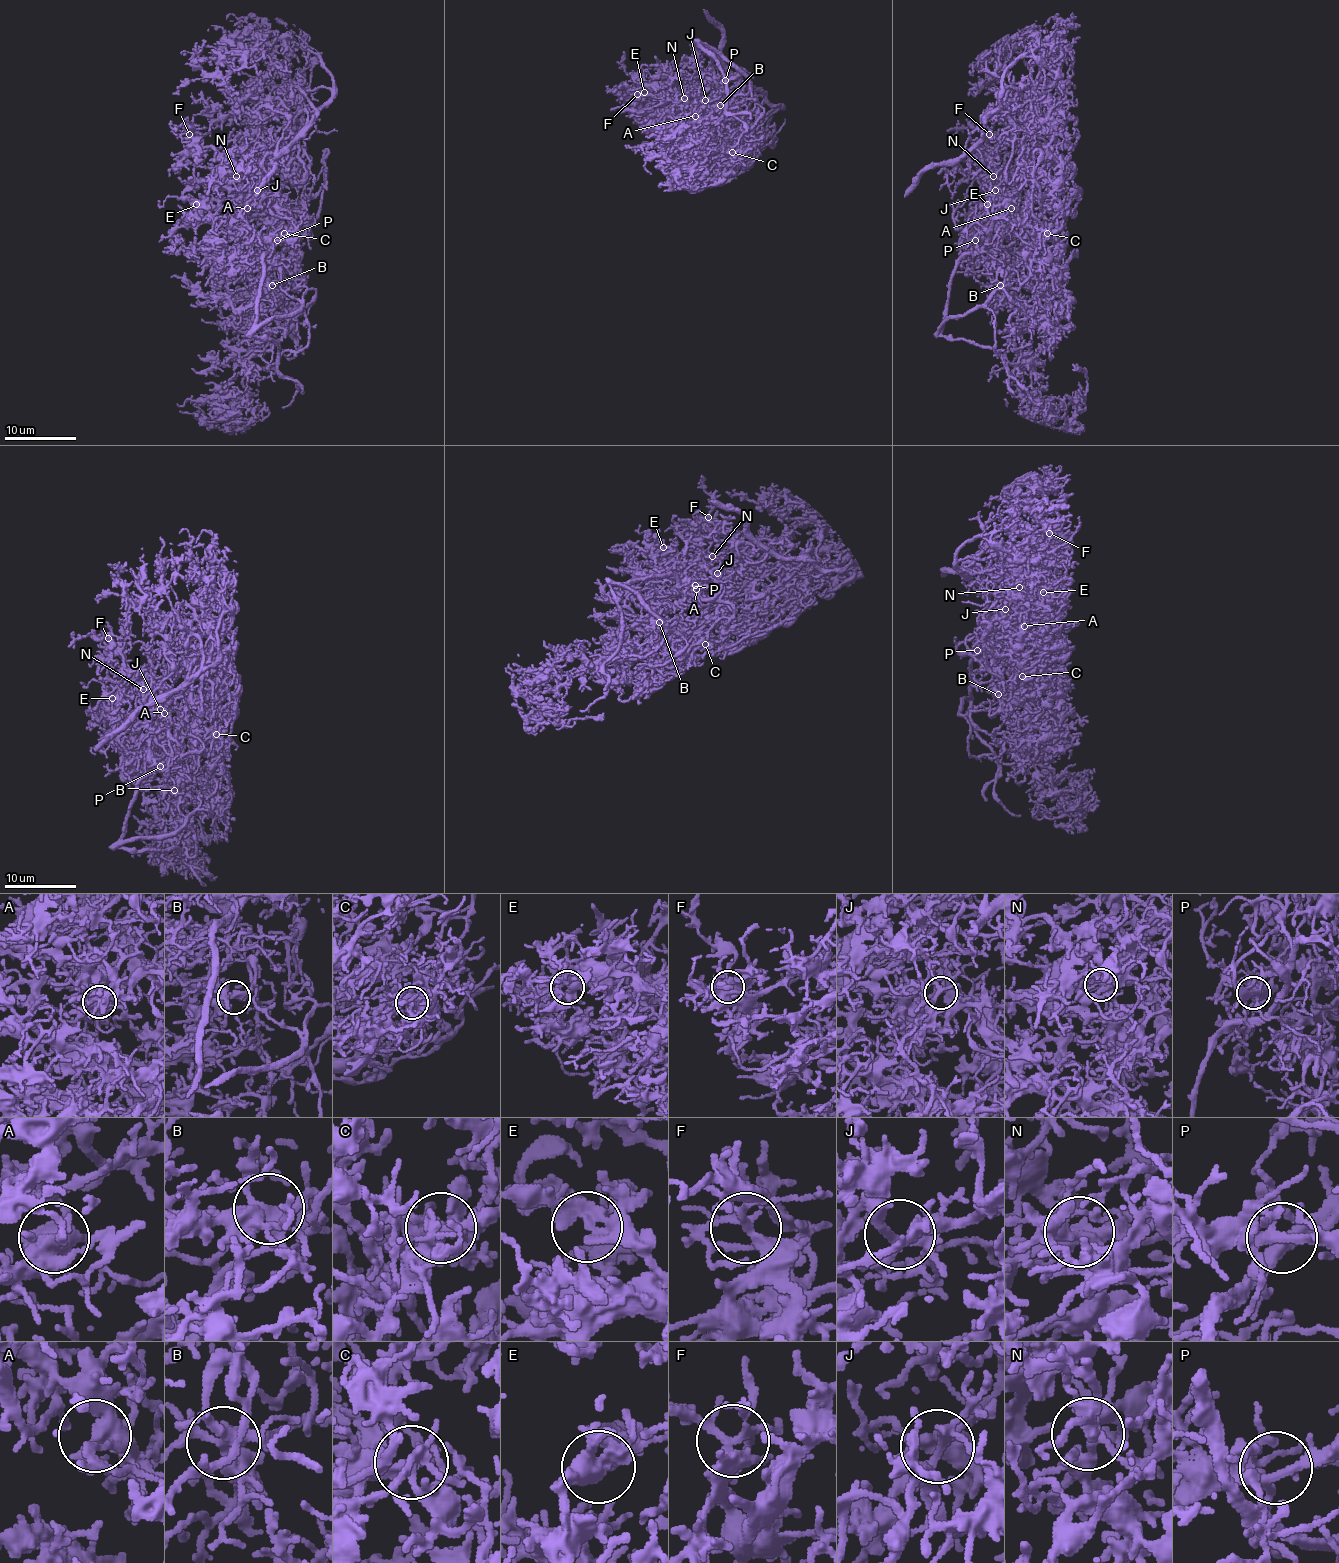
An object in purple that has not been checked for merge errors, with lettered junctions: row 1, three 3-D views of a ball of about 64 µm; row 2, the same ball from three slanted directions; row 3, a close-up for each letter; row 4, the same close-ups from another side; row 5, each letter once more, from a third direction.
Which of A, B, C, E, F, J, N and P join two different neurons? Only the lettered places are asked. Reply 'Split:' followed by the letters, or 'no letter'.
Split: no letter

